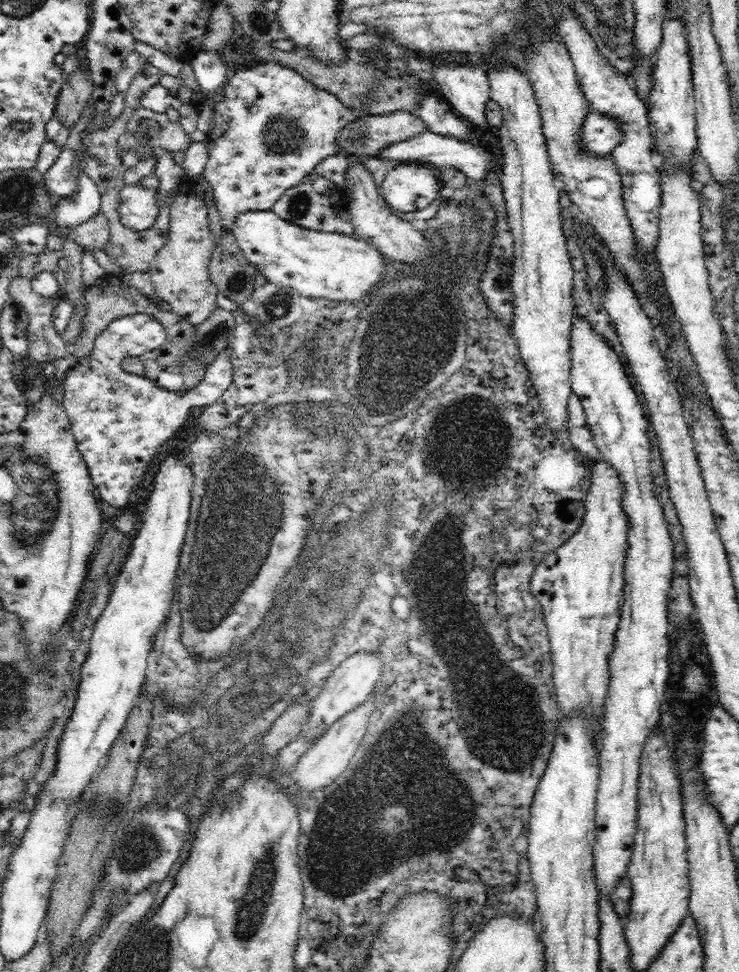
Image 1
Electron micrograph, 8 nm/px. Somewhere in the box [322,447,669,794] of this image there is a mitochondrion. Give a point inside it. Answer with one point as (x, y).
(510, 734)

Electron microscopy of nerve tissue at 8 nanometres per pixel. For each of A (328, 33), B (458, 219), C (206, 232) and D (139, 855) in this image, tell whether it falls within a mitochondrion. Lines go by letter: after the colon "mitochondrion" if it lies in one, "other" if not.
A: other
B: mitochondrion
C: other
D: mitochondrion

